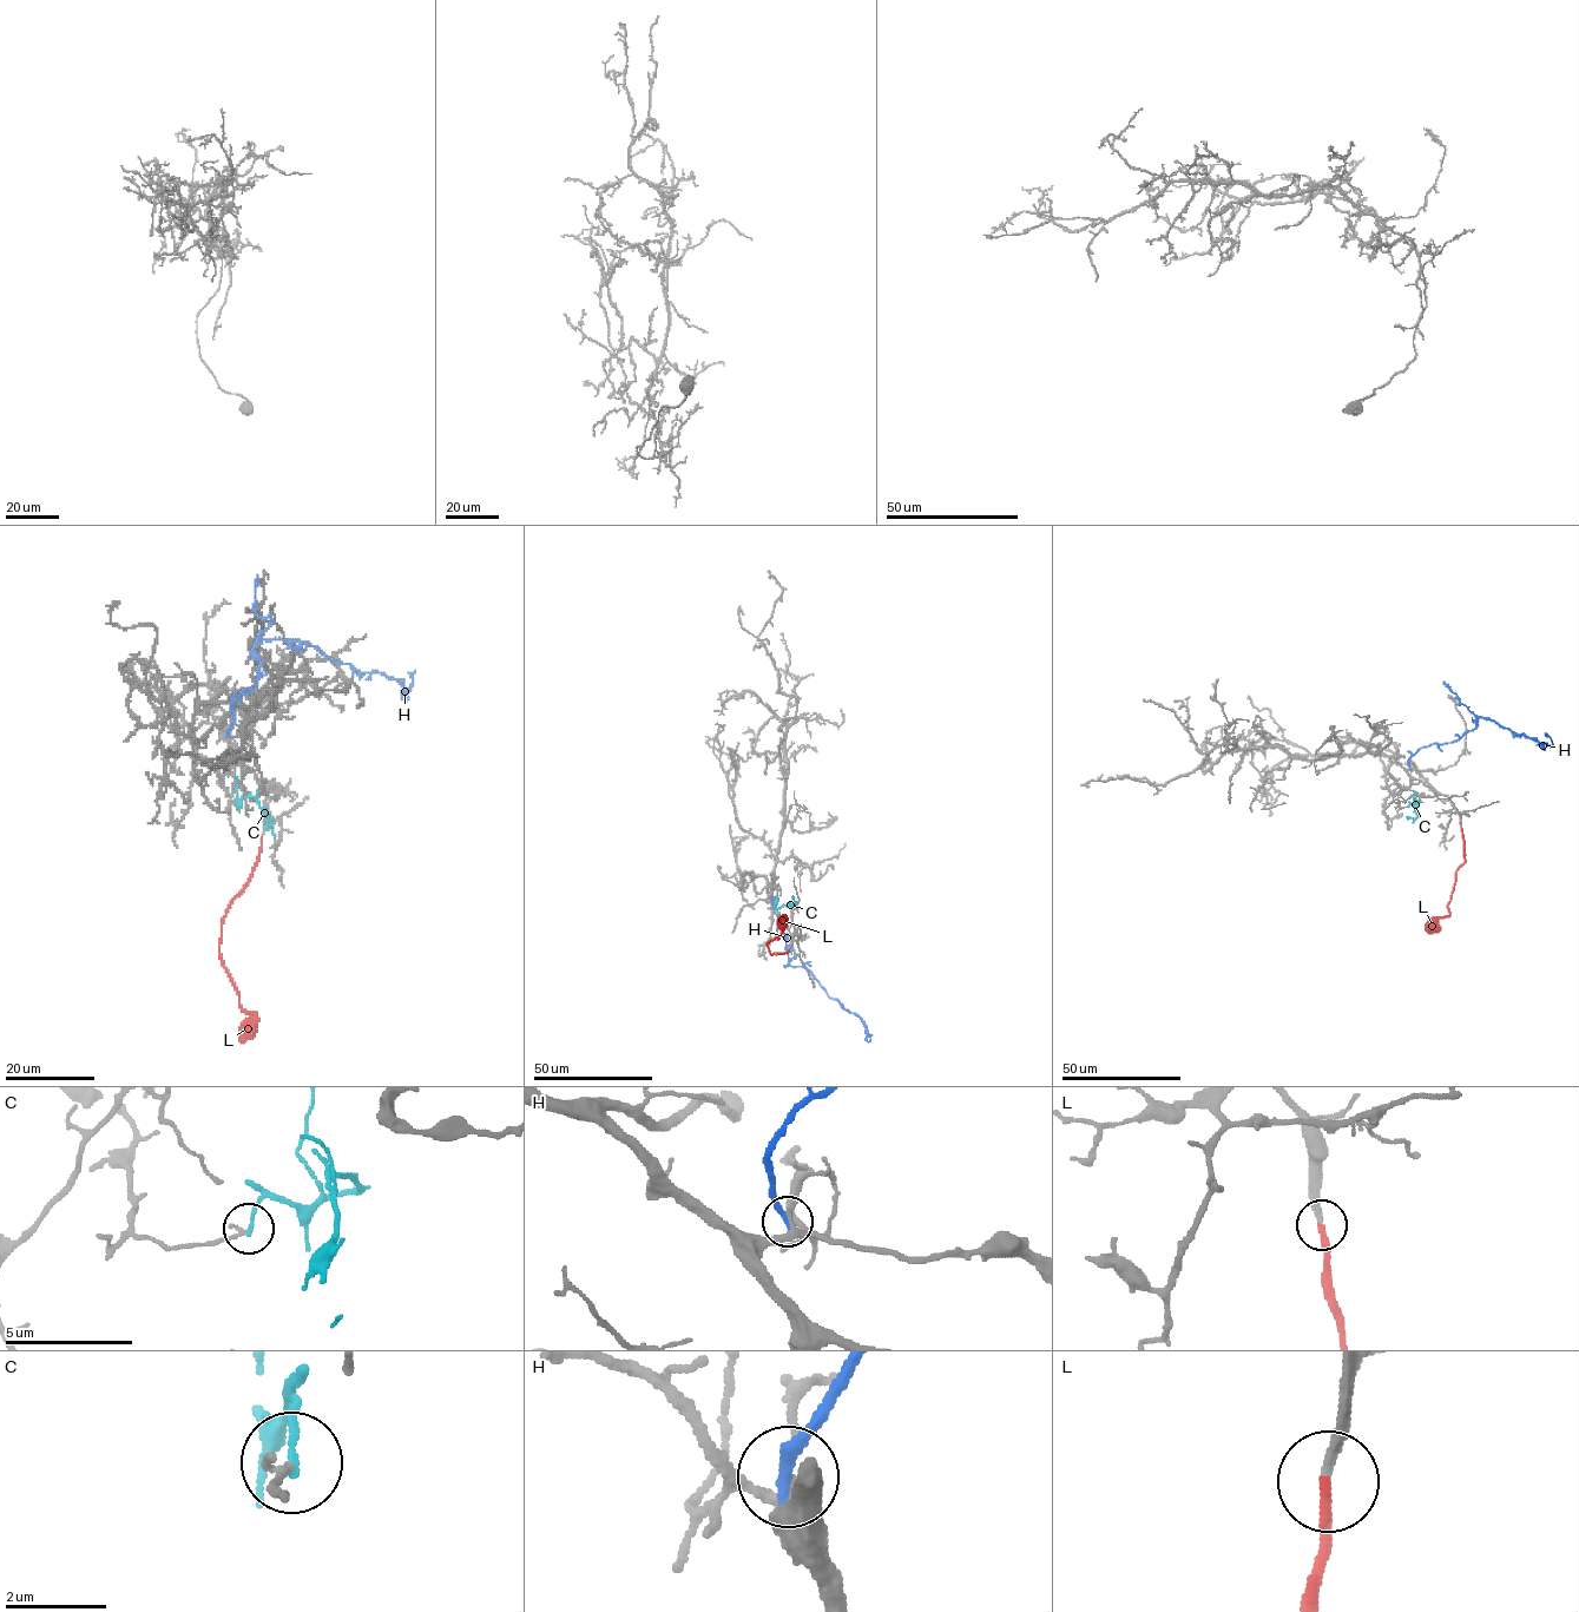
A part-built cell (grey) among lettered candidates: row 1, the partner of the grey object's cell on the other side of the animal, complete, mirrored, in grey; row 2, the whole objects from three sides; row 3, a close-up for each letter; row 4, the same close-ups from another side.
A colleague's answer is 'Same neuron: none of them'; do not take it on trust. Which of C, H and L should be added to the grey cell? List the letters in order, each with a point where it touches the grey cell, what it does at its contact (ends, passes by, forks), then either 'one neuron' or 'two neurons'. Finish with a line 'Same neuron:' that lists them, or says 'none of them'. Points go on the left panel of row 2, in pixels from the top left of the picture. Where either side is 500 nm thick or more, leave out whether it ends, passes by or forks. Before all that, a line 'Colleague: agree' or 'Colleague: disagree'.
Colleague: disagree
C: (239, 806) | it ends | two neurons
H: (228, 734) | it ends | two neurons
L: (262, 836) | it ends | one neuron
Same neuron: L

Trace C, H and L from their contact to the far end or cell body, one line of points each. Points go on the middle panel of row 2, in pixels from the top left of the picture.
C: (777, 897), (776, 908), (794, 906), (793, 895)
H: (771, 899), (784, 936), (789, 962), (784, 966), (804, 966), (827, 995), (860, 1017), (868, 1041), (868, 1034)
L: (789, 951), (770, 954), (765, 943), (780, 936), (784, 925), (778, 918)

